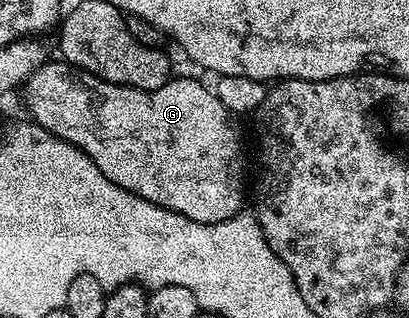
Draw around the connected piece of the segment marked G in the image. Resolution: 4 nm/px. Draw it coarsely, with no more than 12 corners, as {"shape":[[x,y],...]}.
{"shape":[[47,61],[33,125],[112,184],[216,224],[242,138],[205,81],[159,90]]}

